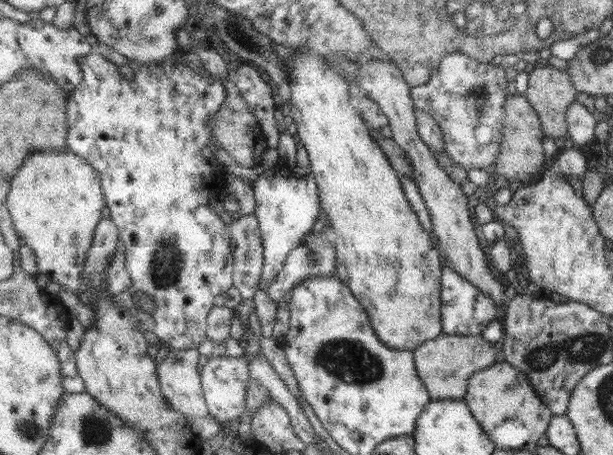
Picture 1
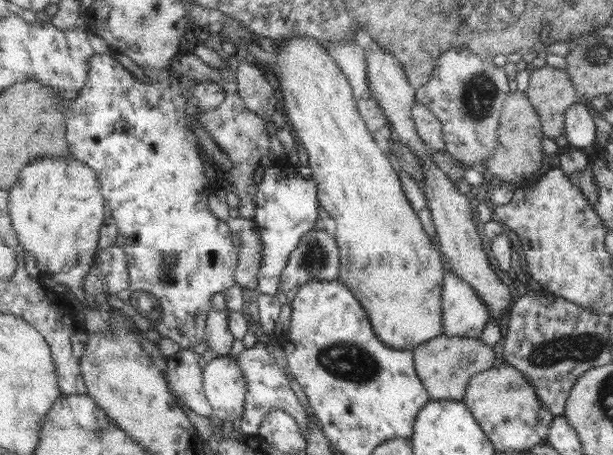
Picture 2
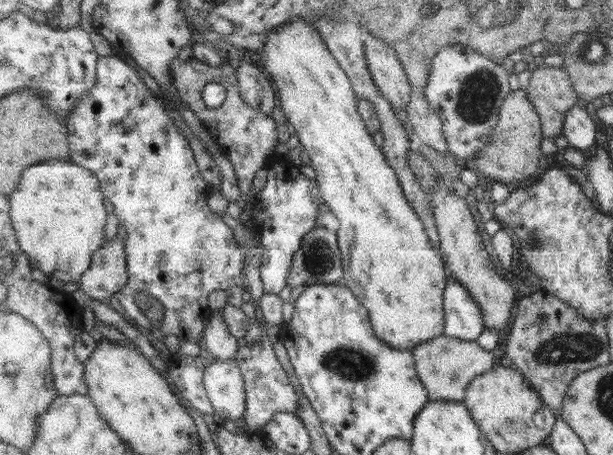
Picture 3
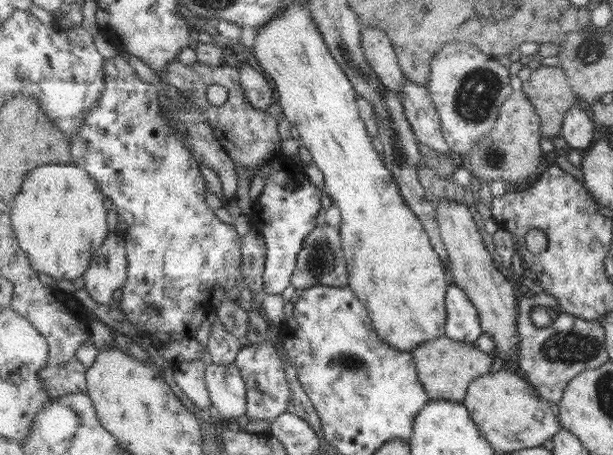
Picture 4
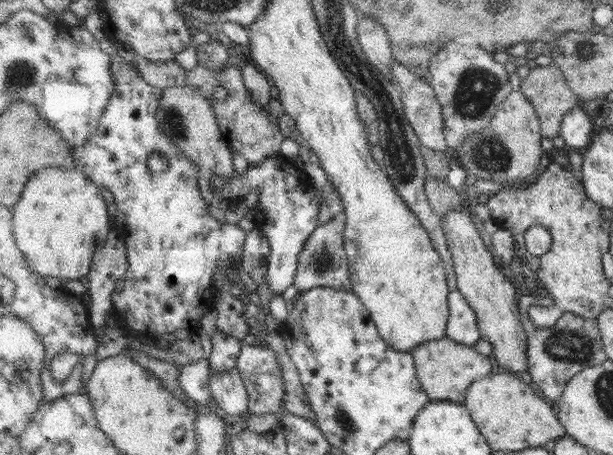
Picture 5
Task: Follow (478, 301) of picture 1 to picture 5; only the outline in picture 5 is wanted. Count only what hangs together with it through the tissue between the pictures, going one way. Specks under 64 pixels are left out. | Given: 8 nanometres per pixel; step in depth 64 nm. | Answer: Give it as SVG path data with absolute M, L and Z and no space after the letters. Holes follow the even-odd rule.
M459 290L449 294L447 336L461 344L474 347L482 338L477 312Z

